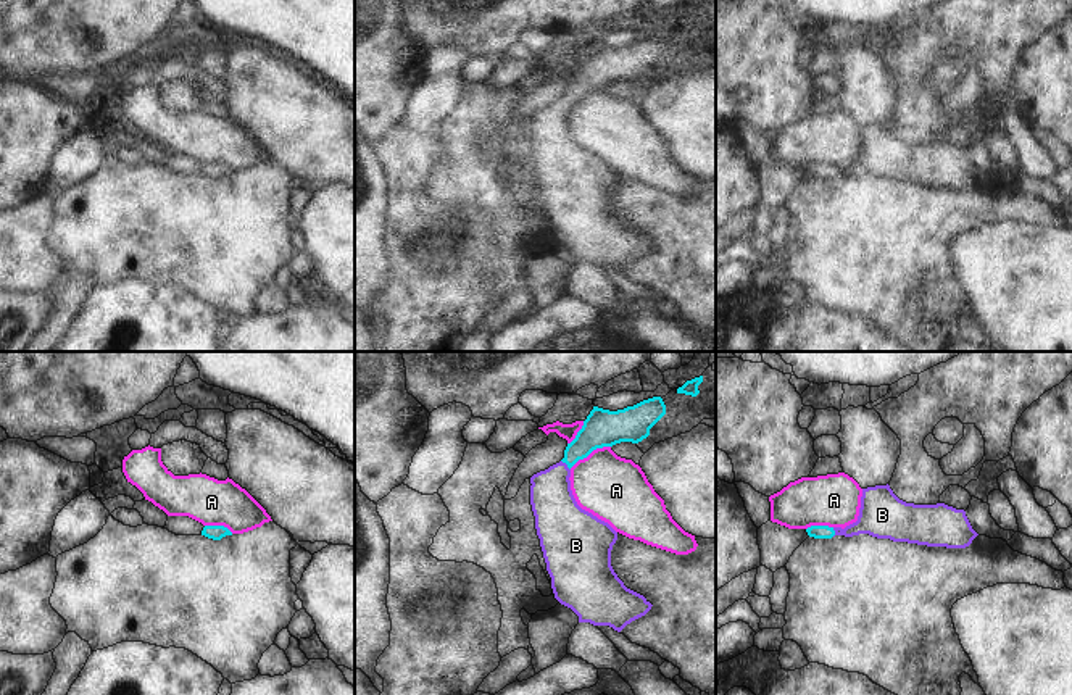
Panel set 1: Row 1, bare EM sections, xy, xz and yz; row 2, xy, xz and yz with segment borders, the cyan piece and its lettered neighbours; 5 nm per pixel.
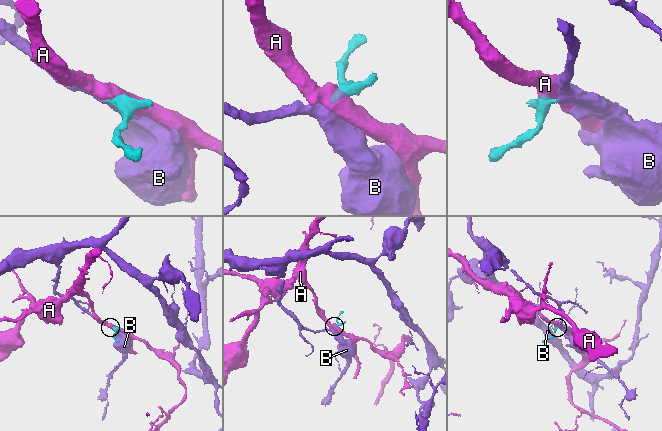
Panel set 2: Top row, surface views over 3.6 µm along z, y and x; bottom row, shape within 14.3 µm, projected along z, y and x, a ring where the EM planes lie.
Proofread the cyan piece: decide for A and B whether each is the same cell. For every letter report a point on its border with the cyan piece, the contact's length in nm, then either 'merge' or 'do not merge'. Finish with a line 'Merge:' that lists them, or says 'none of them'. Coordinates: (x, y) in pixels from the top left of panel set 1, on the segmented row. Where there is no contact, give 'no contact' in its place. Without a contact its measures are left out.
A: contact xz (589, 453); length 240 nm; do not merge
B: contact xz (566, 463); length 70 nm; merge
Merge: B

